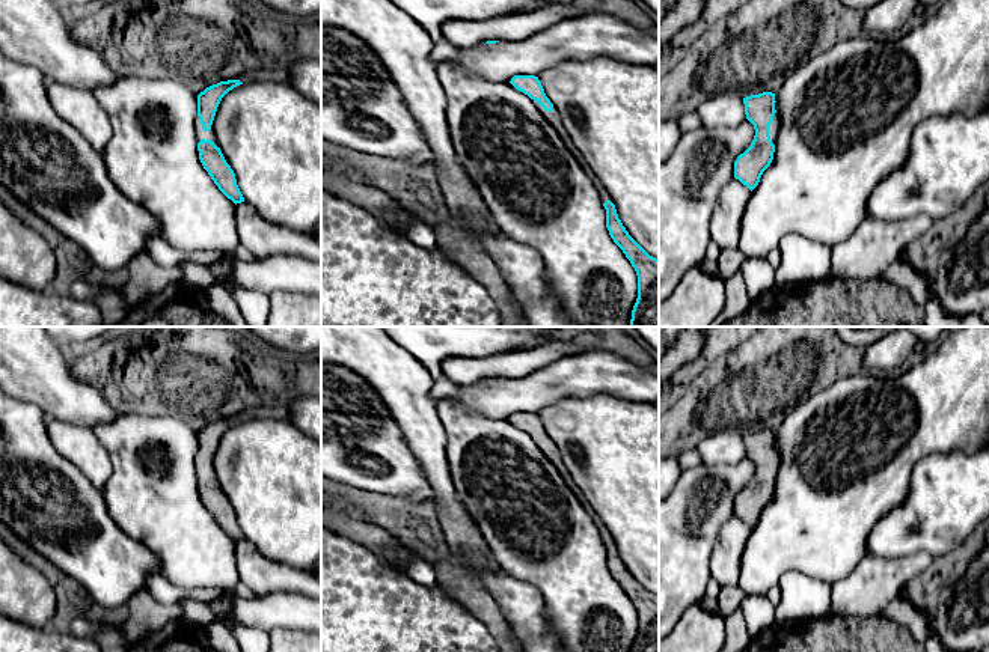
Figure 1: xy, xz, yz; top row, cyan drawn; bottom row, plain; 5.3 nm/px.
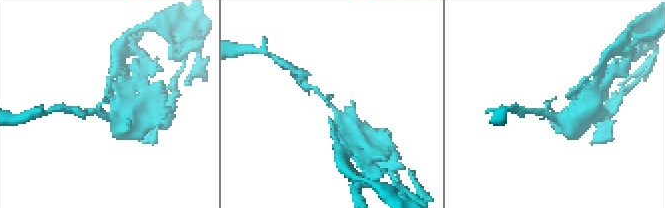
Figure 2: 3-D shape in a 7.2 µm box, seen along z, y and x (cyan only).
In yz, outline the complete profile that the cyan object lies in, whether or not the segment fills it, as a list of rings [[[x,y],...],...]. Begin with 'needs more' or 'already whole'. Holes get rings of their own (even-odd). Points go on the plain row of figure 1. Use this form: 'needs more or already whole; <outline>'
needs more; [[[743,431],[746,456],[754,462],[755,473],[751,483],[734,498],[734,515],[751,529],[758,523],[763,509],[770,503],[779,453],[775,447],[775,431]]]

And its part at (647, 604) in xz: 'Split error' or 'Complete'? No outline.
Split error

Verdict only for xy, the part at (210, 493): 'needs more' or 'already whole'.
needs more

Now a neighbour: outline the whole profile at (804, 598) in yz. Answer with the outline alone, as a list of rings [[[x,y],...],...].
[[[798,571],[782,574],[781,601],[775,607],[775,625],[801,628],[831,614],[832,584]]]

